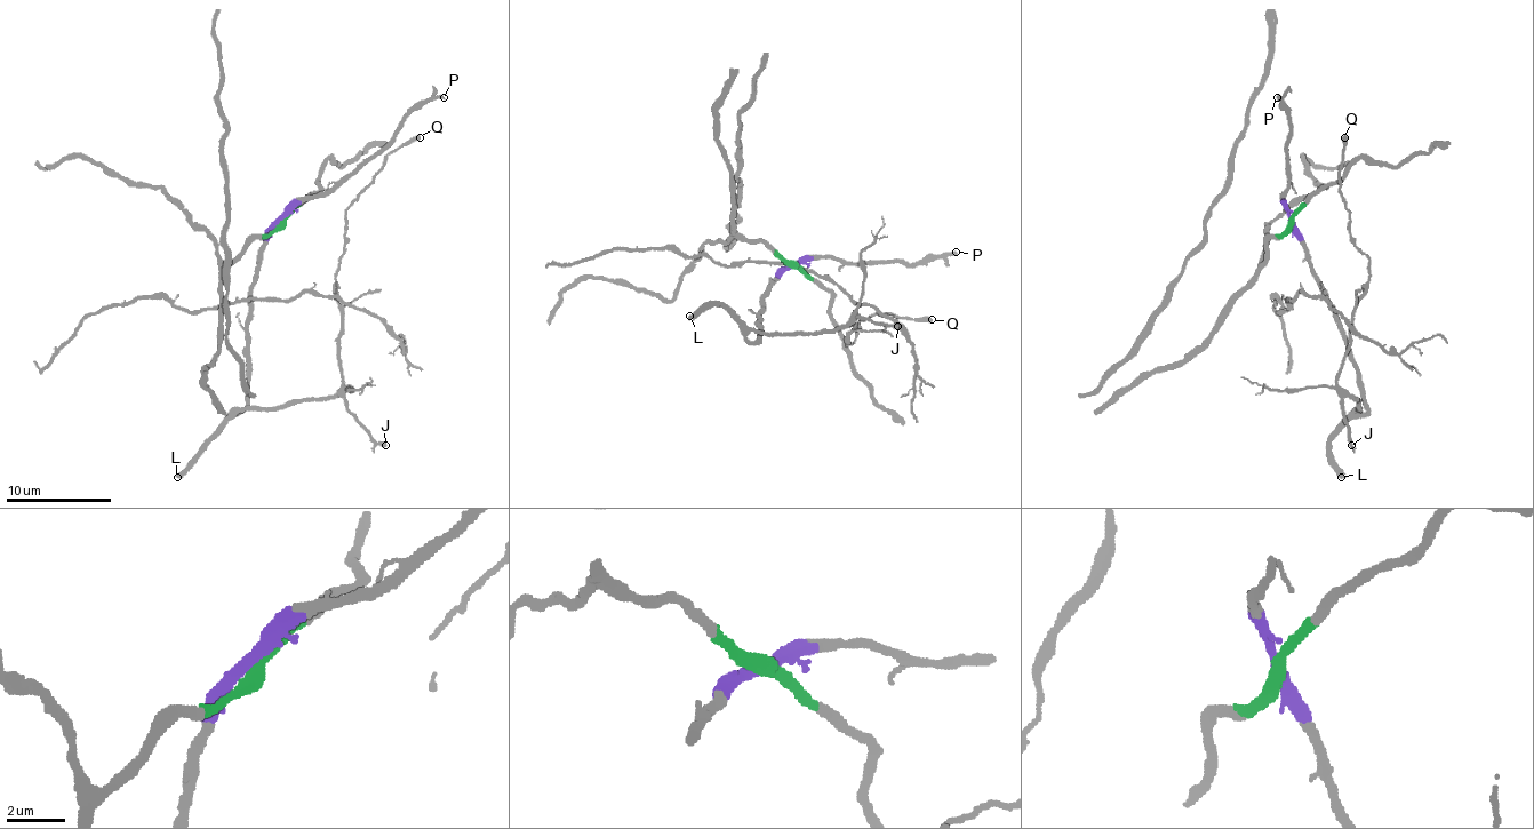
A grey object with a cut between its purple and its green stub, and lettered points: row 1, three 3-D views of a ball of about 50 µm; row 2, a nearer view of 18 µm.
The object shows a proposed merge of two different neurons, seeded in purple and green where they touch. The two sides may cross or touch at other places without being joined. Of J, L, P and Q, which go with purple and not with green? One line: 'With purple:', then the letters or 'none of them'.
With purple: J, L, P, Q

